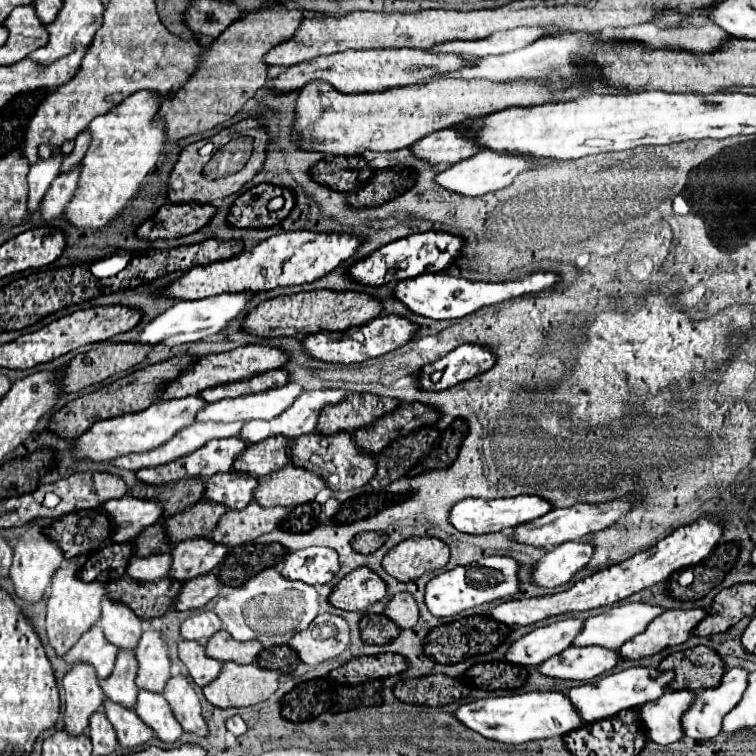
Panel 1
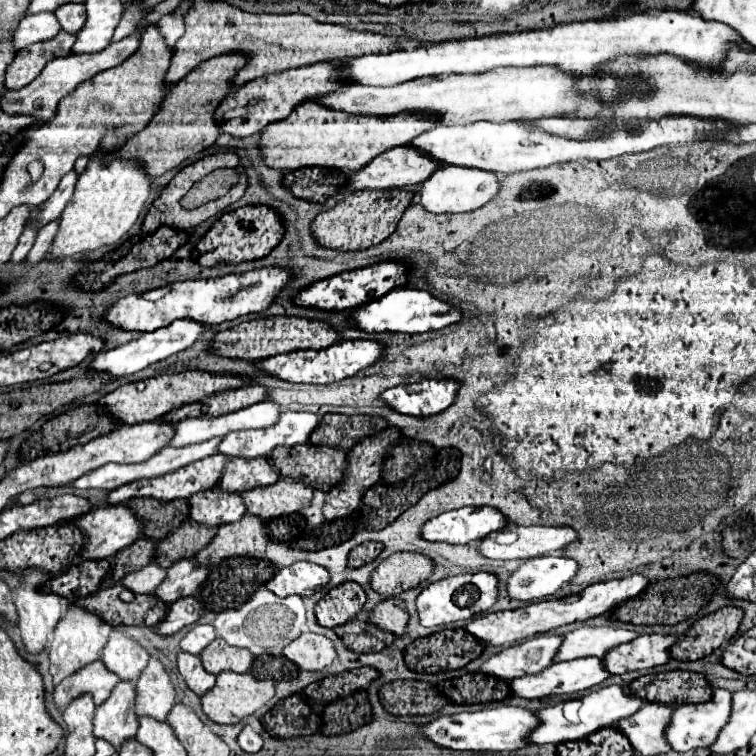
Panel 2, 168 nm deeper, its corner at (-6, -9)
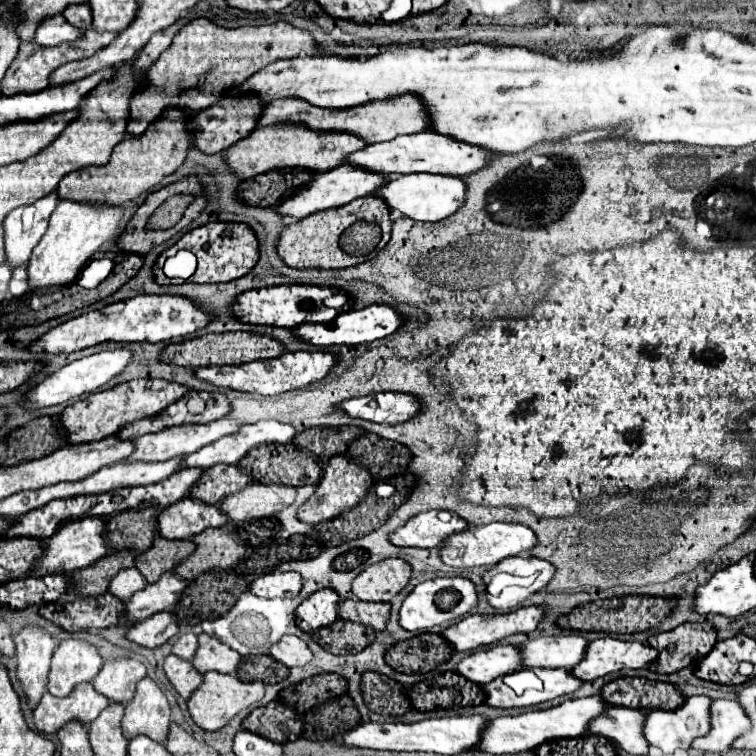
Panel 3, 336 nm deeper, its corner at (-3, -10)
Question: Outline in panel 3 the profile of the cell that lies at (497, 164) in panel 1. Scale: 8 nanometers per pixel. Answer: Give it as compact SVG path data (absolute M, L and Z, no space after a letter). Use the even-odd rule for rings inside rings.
M428 173L394 175L382 187L378 187L374 195L384 199L390 211L400 211L404 217L414 221L434 223L446 219L464 203L466 183L460 177L450 177L450 175L428 175Z

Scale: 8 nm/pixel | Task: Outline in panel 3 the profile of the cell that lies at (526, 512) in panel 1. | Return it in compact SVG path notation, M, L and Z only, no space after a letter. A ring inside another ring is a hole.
M424 511L410 517L402 527L388 535L398 547L438 547L446 535L464 531L468 523L450 511Z

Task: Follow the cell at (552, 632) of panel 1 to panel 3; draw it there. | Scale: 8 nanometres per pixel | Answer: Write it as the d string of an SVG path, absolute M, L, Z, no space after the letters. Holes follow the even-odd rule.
M498 645L464 657L454 671L476 685L486 685L492 679L514 673L518 669L522 669L518 649L512 645Z

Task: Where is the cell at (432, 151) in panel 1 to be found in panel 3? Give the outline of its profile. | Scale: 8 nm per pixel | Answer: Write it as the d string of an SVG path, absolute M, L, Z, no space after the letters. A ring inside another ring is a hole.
M340 165L334 167L332 171L326 173L318 173L314 175L314 179L310 179L310 183L298 191L294 191L294 195L290 195L288 199L284 199L278 207L276 213L284 215L284 217L294 217L294 219L304 219L310 213L318 213L324 209L332 209L332 207L340 207L346 205L358 197L370 195L372 191L376 191L388 177L386 175L374 175L370 171L362 171L358 167L350 167L350 165Z

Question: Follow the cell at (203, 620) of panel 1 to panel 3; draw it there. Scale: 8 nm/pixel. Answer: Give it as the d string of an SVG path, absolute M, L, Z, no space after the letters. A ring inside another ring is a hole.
M186 633L186 635L178 637L178 641L172 645L172 653L186 661L190 661L194 657L196 649L198 649L198 639L194 633Z

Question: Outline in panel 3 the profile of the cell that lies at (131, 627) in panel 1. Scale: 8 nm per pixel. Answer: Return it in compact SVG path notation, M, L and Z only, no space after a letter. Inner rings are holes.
M134 659L106 661L102 671L94 677L92 685L98 693L110 699L110 703L130 703L136 685L146 677L146 667Z

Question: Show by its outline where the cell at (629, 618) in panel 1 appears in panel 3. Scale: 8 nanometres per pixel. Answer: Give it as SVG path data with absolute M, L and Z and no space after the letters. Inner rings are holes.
M556 635L556 637L538 637L526 643L518 643L522 647L522 665L524 667L548 667L548 669L570 669L582 661L586 653L588 641L580 635Z

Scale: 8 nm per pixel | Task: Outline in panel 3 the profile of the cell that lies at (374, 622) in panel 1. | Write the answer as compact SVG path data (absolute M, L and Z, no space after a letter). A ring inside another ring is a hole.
M336 619L332 625L312 633L312 637L326 651L334 655L346 655L346 653L362 651L368 643L374 641L374 633L376 631L372 627L366 627L362 623Z

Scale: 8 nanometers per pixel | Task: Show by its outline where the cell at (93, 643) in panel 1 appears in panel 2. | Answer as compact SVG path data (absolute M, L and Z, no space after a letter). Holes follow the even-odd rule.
M97 660L89 666L83 666L77 674L71 674L61 684L57 684L53 698L59 708L65 708L73 698L89 692L93 694L95 704L101 704L109 698L117 682L119 678L111 670L105 670L105 666L101 666L101 660Z

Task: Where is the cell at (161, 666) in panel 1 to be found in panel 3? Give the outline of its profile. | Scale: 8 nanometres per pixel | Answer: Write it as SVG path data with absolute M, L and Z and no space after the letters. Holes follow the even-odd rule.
M142 679L136 687L134 699L126 705L122 719L122 733L126 739L134 735L146 735L158 743L164 743L170 729L170 707L166 695L152 679Z

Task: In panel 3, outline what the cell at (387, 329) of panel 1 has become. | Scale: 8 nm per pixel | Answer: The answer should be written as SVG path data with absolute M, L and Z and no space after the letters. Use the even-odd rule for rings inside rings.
M296 351L296 353L284 353L274 359L264 361L250 361L244 365L220 365L220 367L198 367L196 377L204 379L216 387L228 387L234 391L246 391L246 393L260 393L260 395L278 395L284 391L306 387L314 381L324 379L330 369L336 365L336 355L332 353L308 353L308 351Z

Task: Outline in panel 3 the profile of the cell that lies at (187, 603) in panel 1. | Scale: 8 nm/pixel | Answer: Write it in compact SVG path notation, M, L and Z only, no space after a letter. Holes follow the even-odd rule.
M162 611L162 613L156 613L136 625L132 625L126 633L126 639L134 641L136 645L152 649L152 647L164 645L176 633L178 633L176 617L172 613Z

